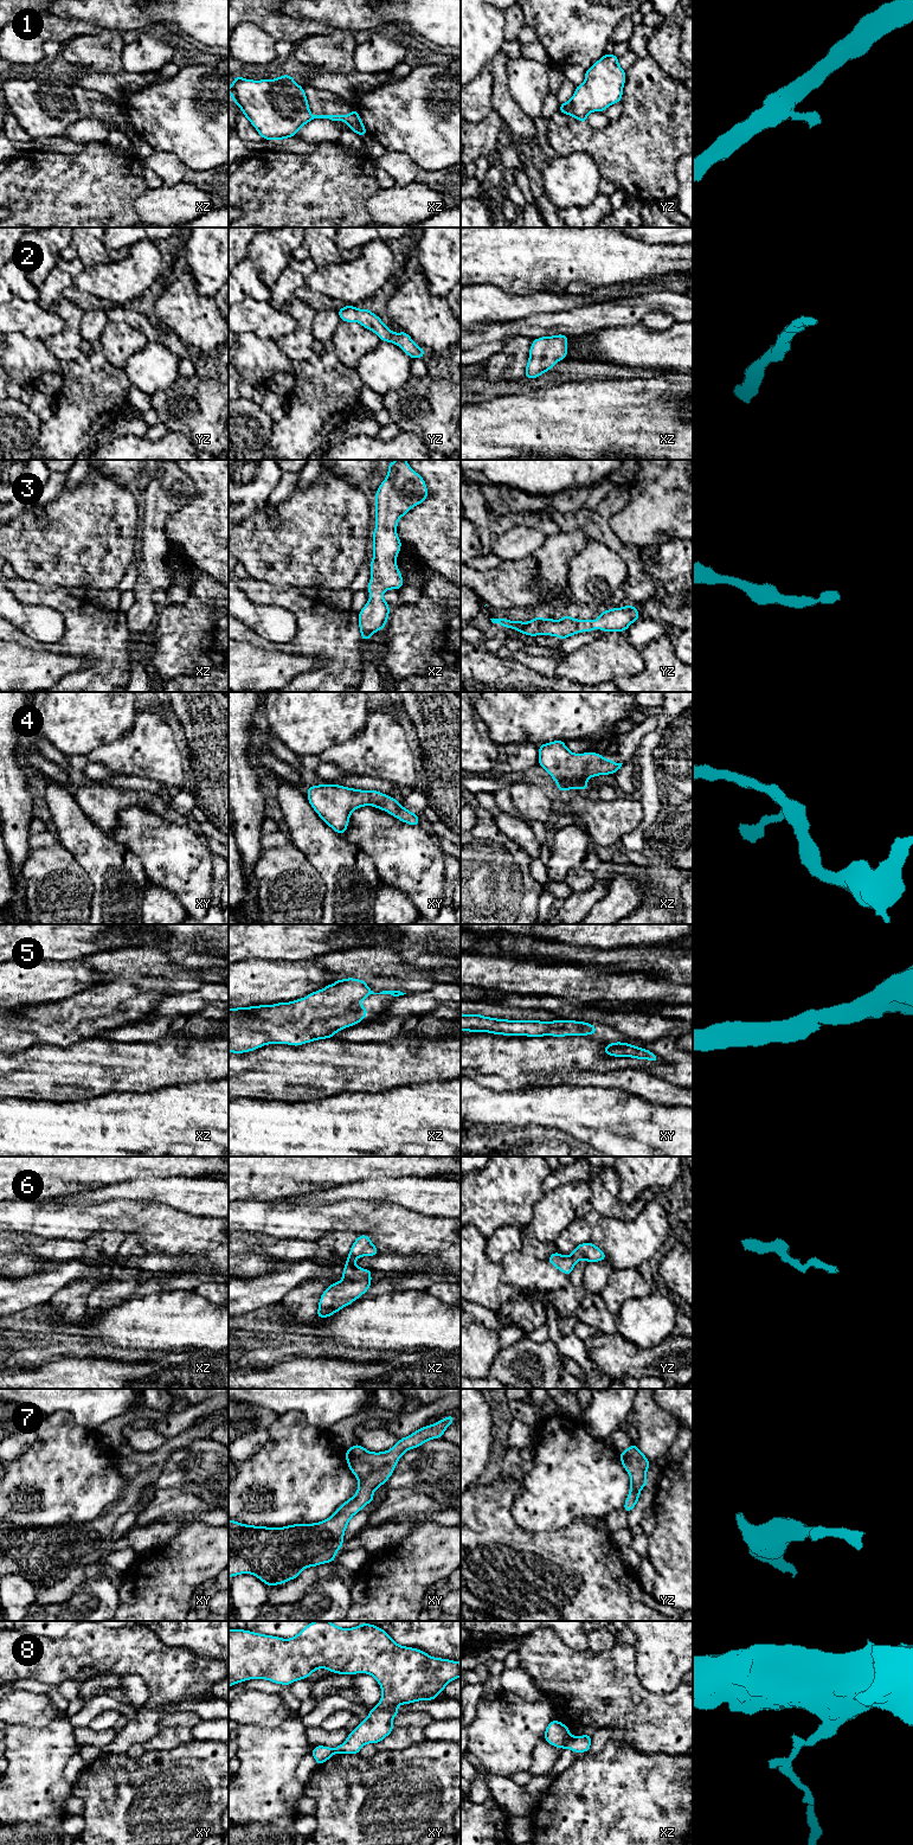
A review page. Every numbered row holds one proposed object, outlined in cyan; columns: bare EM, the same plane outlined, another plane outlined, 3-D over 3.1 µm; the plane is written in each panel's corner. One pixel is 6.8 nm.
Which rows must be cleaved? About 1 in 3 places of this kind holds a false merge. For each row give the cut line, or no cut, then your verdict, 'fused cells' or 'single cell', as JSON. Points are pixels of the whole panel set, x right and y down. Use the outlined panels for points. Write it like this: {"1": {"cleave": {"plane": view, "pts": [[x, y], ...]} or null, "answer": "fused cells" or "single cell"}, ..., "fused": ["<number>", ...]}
{"1": {"cleave": {"plane": "xz", "pts": [[310, 115], [312, 119]]}, "answer": "fused cells"}, "2": {"cleave": null, "answer": "single cell"}, "3": {"cleave": null, "answer": "single cell"}, "4": {"cleave": null, "answer": "single cell"}, "5": {"cleave": null, "answer": "single cell"}, "6": {"cleave": null, "answer": "single cell"}, "7": {"cleave": null, "answer": "single cell"}, "8": {"cleave": {"plane": "xz", "pts": [[568, 1735], [564, 1747]]}, "answer": "fused cells"}, "fused": ["1", "8"]}

